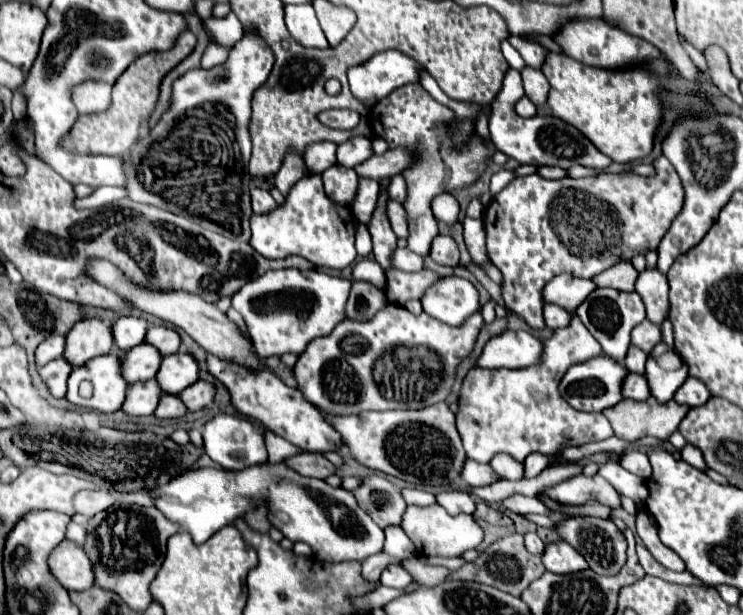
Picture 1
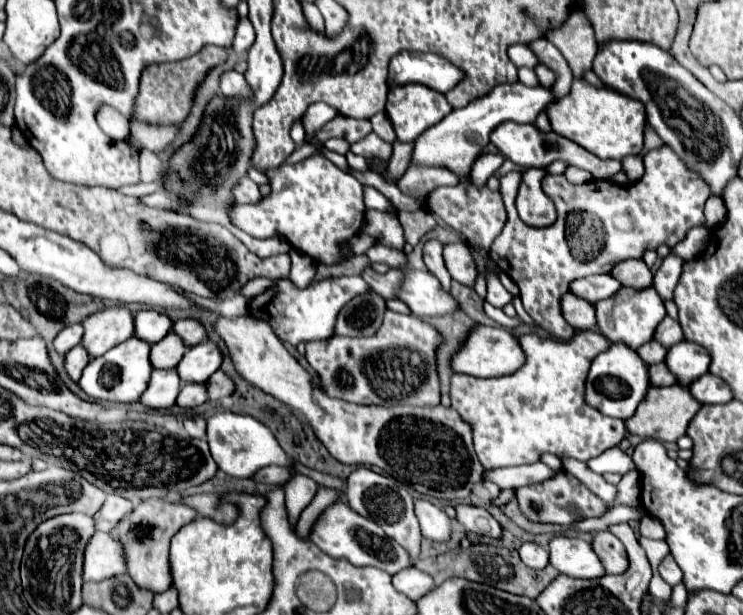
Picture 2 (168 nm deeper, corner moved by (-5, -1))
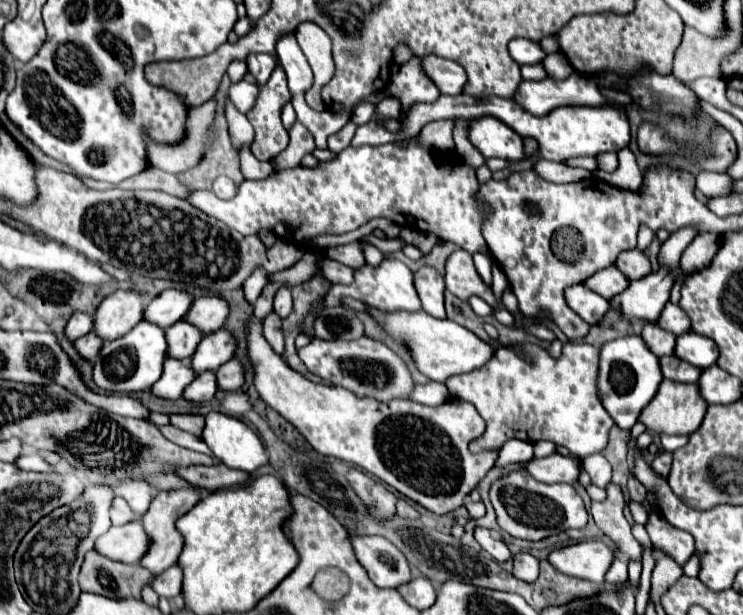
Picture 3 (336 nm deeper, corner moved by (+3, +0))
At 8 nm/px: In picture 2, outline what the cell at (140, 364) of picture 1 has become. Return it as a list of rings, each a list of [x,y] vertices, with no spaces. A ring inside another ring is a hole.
[[[170,331],[162,341],[152,345],[150,361],[154,369],[174,369],[182,359],[182,355],[186,353],[186,349],[188,345],[176,333]]]

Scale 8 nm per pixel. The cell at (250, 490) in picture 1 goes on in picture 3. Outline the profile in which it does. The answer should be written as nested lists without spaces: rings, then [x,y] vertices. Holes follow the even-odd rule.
[[[350,534],[354,554],[366,568],[370,580],[380,588],[396,588],[412,578],[406,558],[382,536]]]

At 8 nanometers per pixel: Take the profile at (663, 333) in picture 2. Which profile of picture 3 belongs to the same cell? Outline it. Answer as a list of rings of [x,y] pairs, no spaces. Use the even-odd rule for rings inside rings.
[[[666,304],[662,310],[662,316],[658,320],[660,328],[668,328],[668,332],[672,332],[674,336],[686,334],[690,330],[690,320],[684,314],[684,310],[680,310],[678,304]]]

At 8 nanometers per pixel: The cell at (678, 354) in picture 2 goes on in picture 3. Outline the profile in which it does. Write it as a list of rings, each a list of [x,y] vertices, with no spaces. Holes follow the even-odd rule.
[[[686,332],[676,338],[674,354],[682,360],[688,360],[688,364],[694,364],[704,370],[716,362],[718,348],[714,340],[708,340],[706,336],[700,336],[694,332]]]

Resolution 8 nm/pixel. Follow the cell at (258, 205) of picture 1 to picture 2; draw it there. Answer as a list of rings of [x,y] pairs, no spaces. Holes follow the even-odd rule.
[[[242,177],[232,189],[234,189],[232,195],[236,197],[236,203],[258,203],[262,199],[258,185],[254,181],[250,181],[248,177]]]

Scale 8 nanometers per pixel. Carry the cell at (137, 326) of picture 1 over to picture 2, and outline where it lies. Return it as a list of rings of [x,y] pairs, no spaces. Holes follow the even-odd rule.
[[[144,309],[136,313],[136,335],[144,341],[158,343],[172,329],[172,319],[160,311]]]

